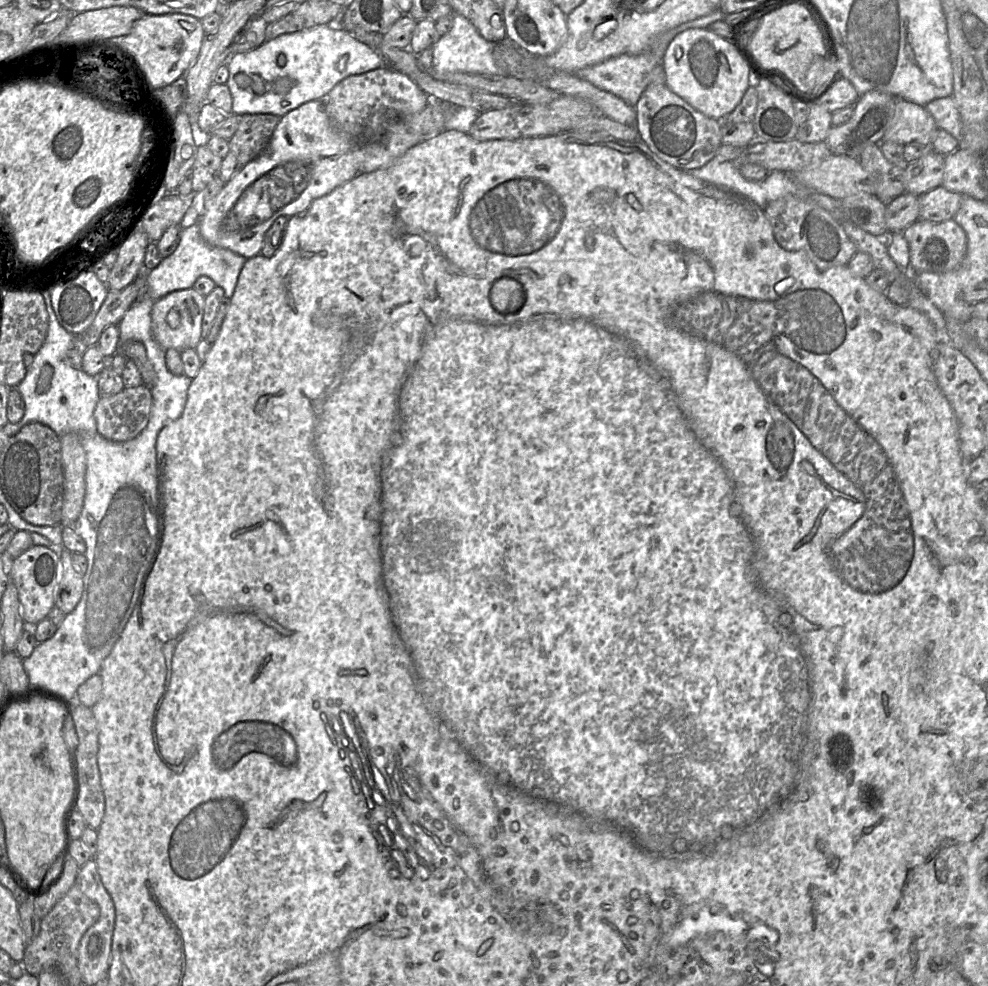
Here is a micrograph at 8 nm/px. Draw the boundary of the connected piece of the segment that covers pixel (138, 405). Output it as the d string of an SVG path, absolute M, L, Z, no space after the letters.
M145 384L124 388L112 396L101 396L94 411L97 431L107 440L125 442L137 437L147 426L153 403L151 389Z

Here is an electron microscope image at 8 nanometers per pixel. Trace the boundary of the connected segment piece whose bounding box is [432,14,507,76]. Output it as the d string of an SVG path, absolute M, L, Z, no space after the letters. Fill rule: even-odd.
M453 14L452 27L433 44L432 71L445 73L462 71L476 74L494 76L507 76L502 74L493 56L494 44L484 39L475 26L464 16Z

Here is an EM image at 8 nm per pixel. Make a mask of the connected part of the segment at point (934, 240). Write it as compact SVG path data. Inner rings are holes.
M918 219L902 232L909 245L910 271L912 273L947 273L963 261L967 250L967 236L954 219L930 222Z

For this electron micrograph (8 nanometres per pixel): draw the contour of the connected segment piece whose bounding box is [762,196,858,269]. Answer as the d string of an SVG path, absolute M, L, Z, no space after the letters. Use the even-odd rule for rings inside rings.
M794 196L769 202L762 208L769 220L777 243L788 251L802 251L819 268L847 266L858 251L843 227L819 205Z

